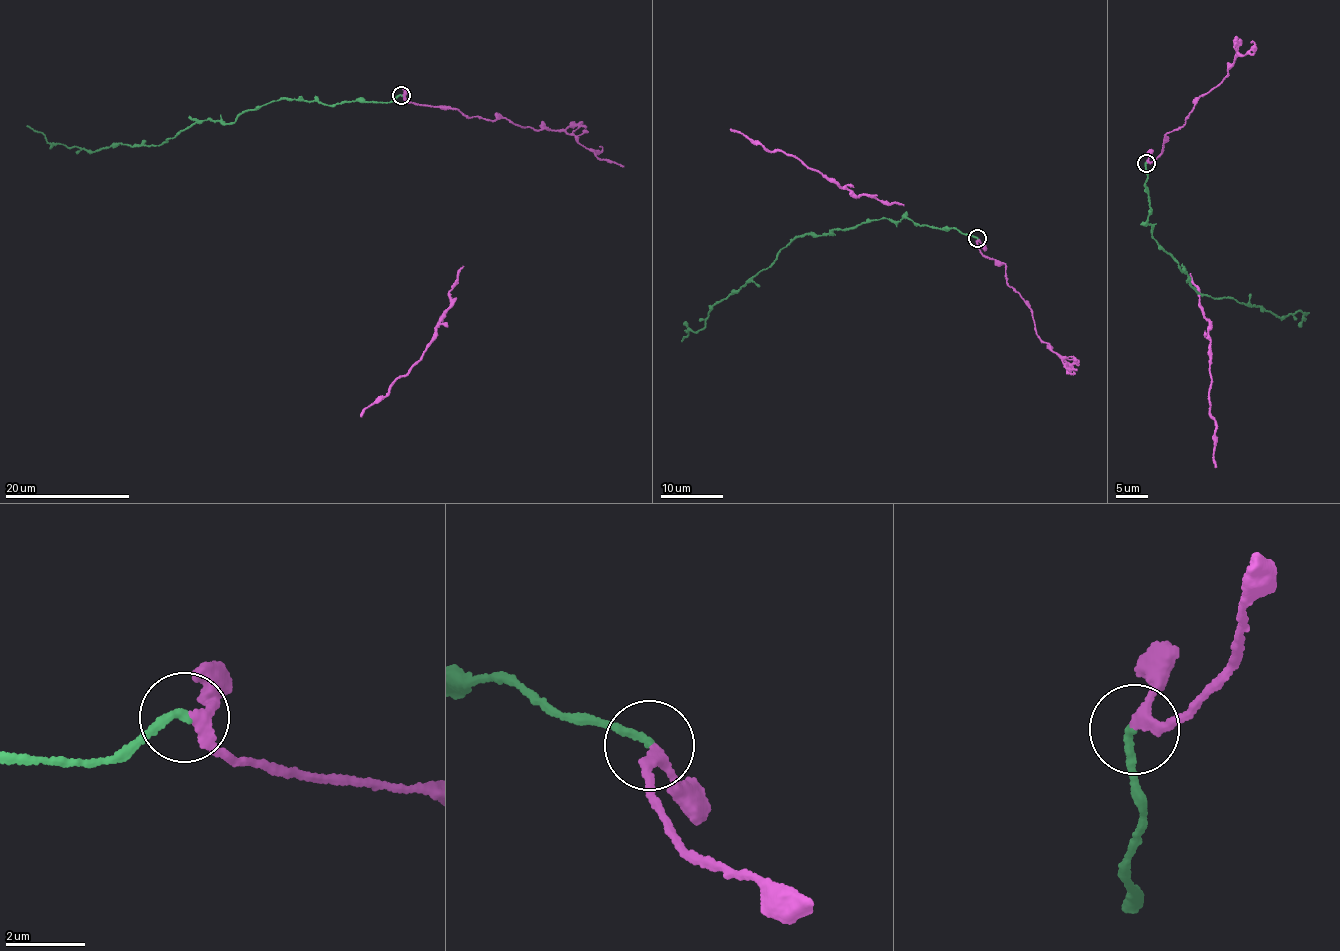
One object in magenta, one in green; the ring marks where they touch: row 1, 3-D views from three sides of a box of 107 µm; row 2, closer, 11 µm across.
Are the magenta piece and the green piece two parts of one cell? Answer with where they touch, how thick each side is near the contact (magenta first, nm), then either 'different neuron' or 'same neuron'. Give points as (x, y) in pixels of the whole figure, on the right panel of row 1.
place (1146, 163); calibres 200 and 200 nm; same neuron

